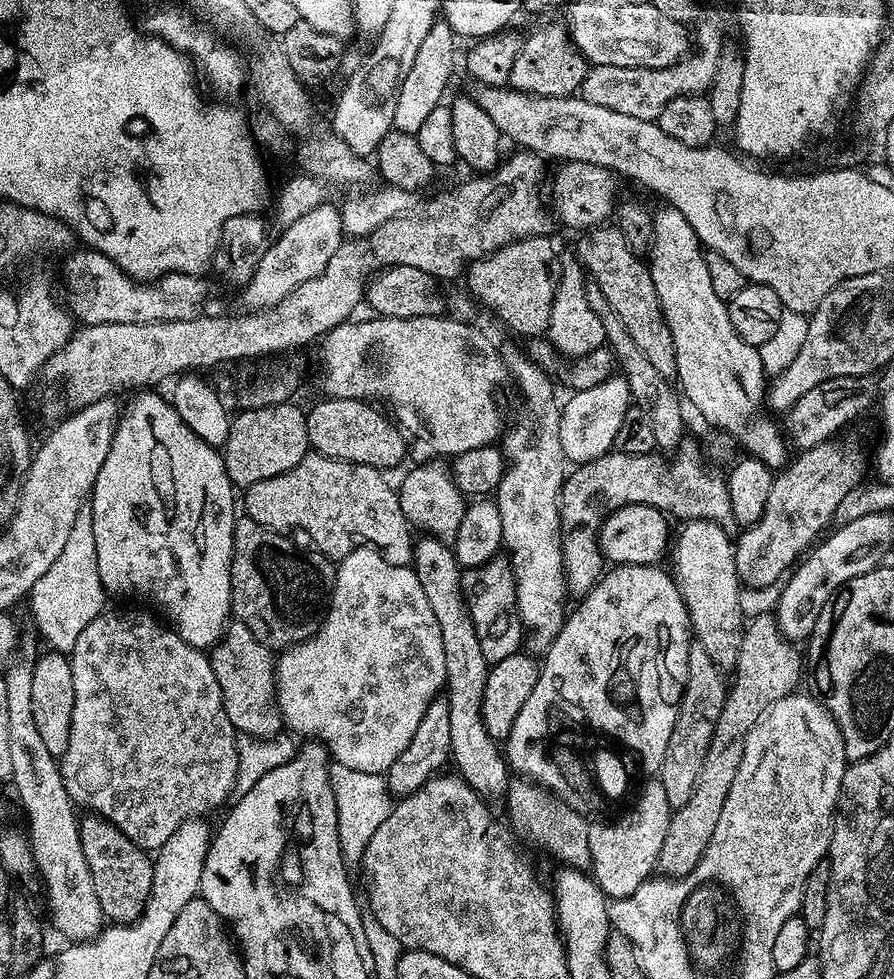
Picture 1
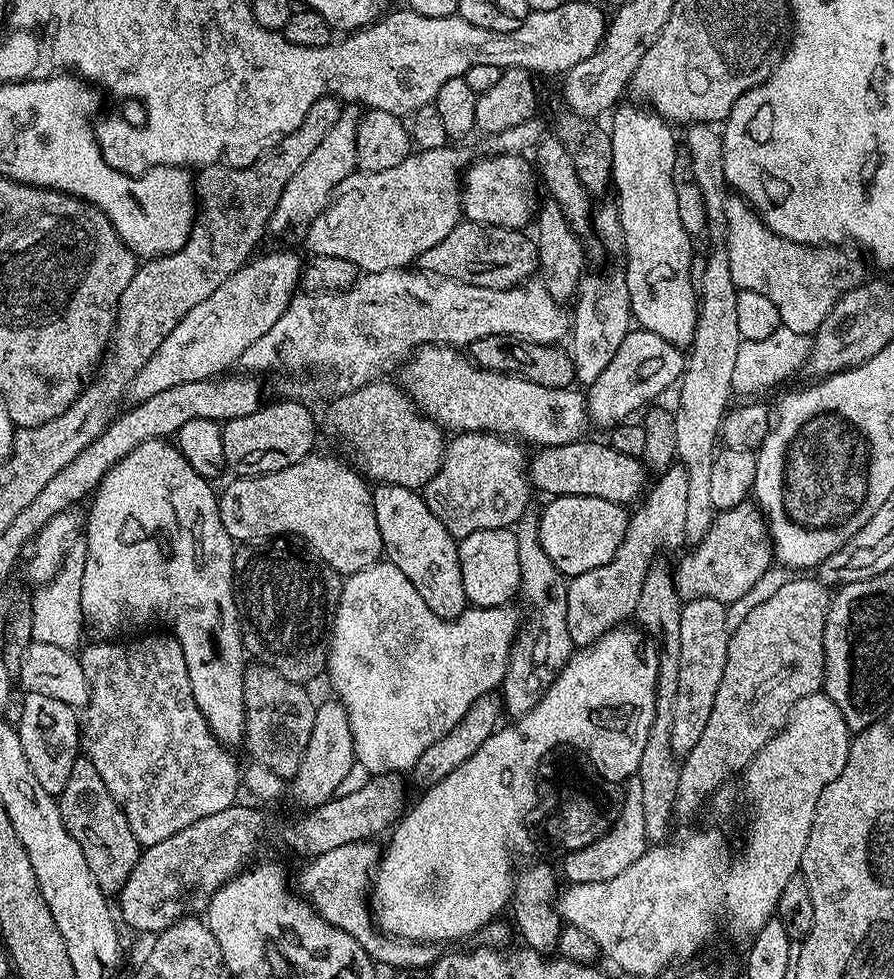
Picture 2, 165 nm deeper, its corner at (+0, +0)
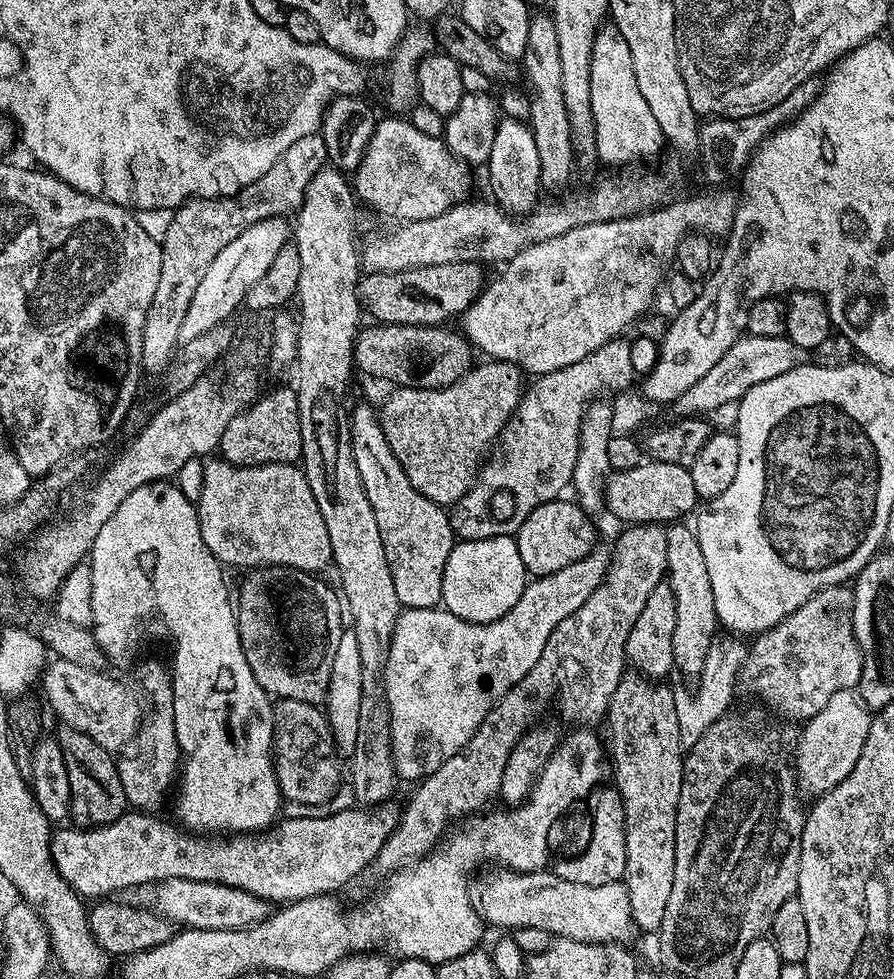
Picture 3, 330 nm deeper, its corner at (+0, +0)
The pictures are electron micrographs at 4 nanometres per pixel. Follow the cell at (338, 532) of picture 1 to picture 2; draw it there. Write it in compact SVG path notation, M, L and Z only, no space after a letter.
M309 454L302 458L302 462L286 466L286 470L233 479L233 484L218 496L222 526L226 526L226 534L230 534L236 542L268 542L280 538L276 536L301 536L316 551L313 553L319 559L329 564L341 577L347 578L377 563L384 550L382 534L378 534L378 518L372 505L373 489L354 468L347 468L332 456L316 455Z

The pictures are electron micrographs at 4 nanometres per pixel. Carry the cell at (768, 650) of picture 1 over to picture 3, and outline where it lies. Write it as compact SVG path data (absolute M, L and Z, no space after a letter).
M835 584L826 590L818 590L818 594L802 602L802 606L794 610L794 614L782 618L782 622L778 622L770 630L759 633L751 641L748 656L739 674L742 688L752 696L760 696L761 702L765 704L763 707L769 713L777 712L772 714L777 717L785 716L780 717L785 721L800 720L799 722L814 718L814 714L818 714L818 710L822 710L822 706L826 706L826 702L830 702L834 694L853 691L859 685L862 674L862 654L856 644L852 625L853 610L854 598L851 587Z

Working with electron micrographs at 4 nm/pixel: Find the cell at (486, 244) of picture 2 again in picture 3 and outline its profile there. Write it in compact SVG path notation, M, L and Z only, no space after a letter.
M470 262L442 266L422 266L401 272L369 272L358 285L360 306L381 325L422 324L444 326L451 316L459 317L479 297L485 287L485 269Z

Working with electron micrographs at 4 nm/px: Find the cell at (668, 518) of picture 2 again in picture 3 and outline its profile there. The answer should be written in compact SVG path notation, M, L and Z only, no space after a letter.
M633 524L623 529L625 532L616 540L616 549L611 549L610 559L608 561L608 574L604 577L604 581L598 586L598 590L594 590L594 594L590 594L590 598L586 598L586 602L582 602L582 606L578 606L578 610L574 610L574 614L570 614L570 618L562 618L562 622L558 622L558 626L554 626L554 630L550 634L550 642L546 642L546 650L542 650L542 658L538 658L538 662L534 662L534 670L530 670L530 674L526 674L526 678L522 678L522 682L518 682L510 691L508 691L498 703L493 706L486 714L486 718L482 722L482 726L478 726L478 730L470 738L470 742L466 742L466 746L462 750L458 750L458 754L454 754L454 758L446 758L446 762L442 762L442 766L438 766L438 770L434 770L434 774L424 777L415 785L416 793L409 800L408 805L403 805L400 813L400 821L396 824L395 830L390 834L390 838L382 846L382 850L376 856L374 861L375 871L384 872L383 874L391 874L401 868L407 868L416 863L418 860L424 859L429 852L433 851L441 843L442 837L446 830L451 829L457 822L463 821L469 816L475 816L483 813L489 807L488 803L494 801L500 795L500 787L502 786L502 770L506 770L506 758L510 758L510 754L514 750L516 743L521 740L524 733L537 723L536 720L548 708L548 703L556 696L556 688L560 691L560 712L566 719L572 723L572 726L592 726L595 720L603 721L608 715L608 704L612 701L614 690L618 686L620 679L626 675L626 638L630 638L630 630L634 630L634 622L638 622L638 614L642 614L642 606L646 606L646 598L650 598L654 586L658 586L665 579L668 571L668 563L666 562L666 531L658 524Z

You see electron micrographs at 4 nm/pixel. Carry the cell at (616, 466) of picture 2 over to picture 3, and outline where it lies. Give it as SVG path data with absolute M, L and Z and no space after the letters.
M649 459L630 470L613 471L604 481L604 502L607 511L613 512L625 525L658 524L680 522L687 512L695 513L698 497L694 490L694 478L691 471L682 465L672 465Z

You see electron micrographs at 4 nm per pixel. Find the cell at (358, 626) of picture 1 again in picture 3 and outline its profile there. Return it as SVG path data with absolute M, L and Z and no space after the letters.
M593 550L586 558L570 566L562 566L549 576L529 579L522 590L522 598L502 618L489 624L466 622L450 614L443 606L434 608L404 608L396 620L394 634L390 638L388 661L384 667L384 697L388 699L390 714L390 734L392 735L392 757L396 775L401 781L419 782L424 777L434 774L446 758L454 758L458 750L470 742L470 738L482 726L486 714L508 693L530 670L534 662L542 658L550 634L562 618L570 618L594 590L604 581L608 574L607 551Z

